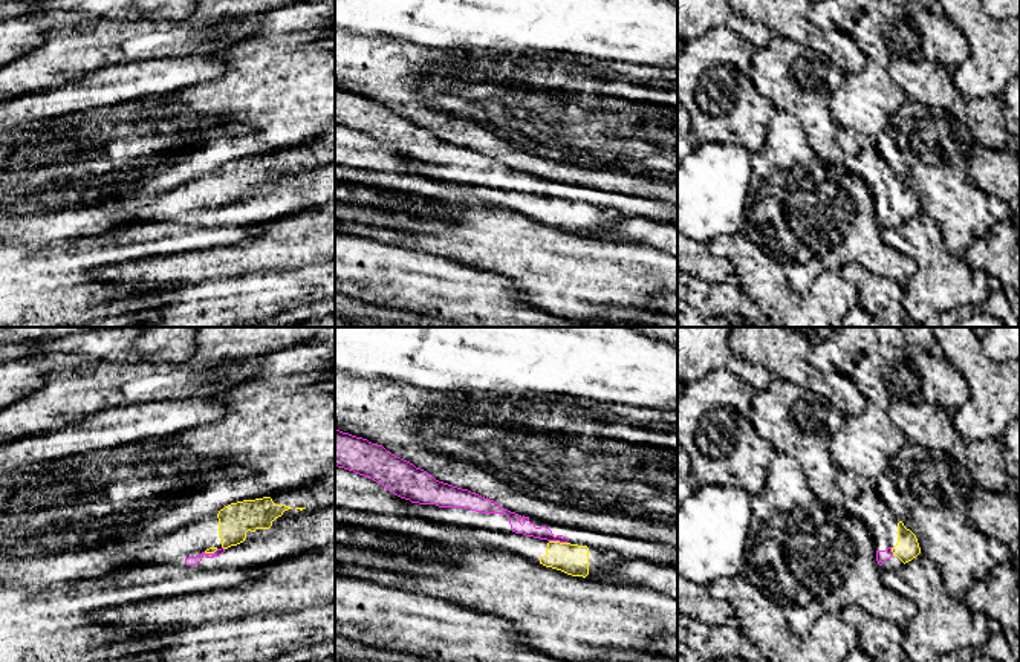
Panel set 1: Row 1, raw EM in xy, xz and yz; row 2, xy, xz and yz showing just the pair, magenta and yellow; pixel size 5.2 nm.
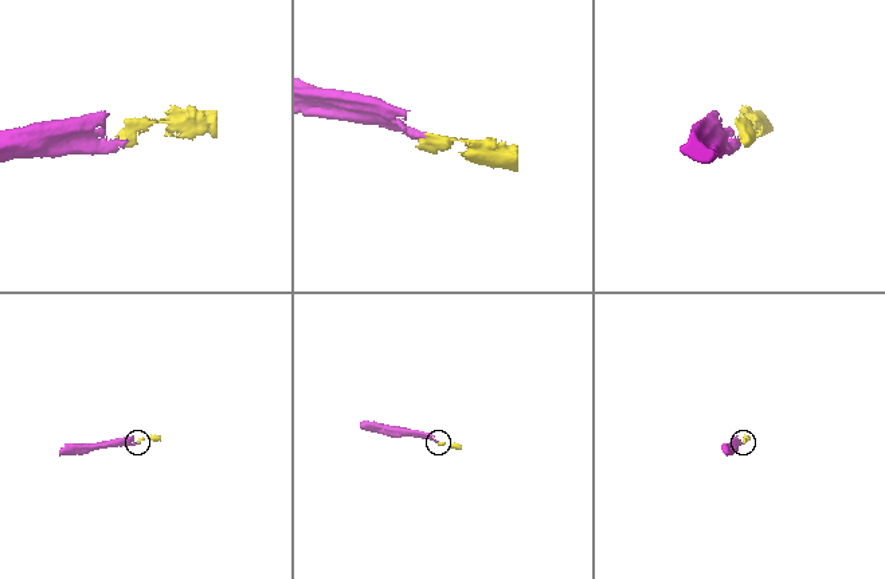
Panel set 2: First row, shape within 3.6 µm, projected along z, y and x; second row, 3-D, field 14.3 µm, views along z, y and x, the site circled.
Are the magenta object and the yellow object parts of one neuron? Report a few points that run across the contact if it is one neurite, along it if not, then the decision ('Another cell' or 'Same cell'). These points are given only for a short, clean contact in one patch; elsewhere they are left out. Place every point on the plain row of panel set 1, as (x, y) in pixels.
Line: xz (528, 185), (558, 197), (571, 216). Same cell

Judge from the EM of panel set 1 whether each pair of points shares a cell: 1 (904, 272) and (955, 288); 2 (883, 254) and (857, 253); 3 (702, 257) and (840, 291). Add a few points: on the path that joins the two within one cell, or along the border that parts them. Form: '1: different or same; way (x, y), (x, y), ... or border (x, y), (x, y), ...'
1: different; border (890, 246), (916, 265), (904, 285)
2: same; way (877, 254), (863, 253)
3: different; border (707, 245), (731, 263), (734, 274)

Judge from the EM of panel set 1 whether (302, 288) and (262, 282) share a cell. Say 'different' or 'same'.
same

